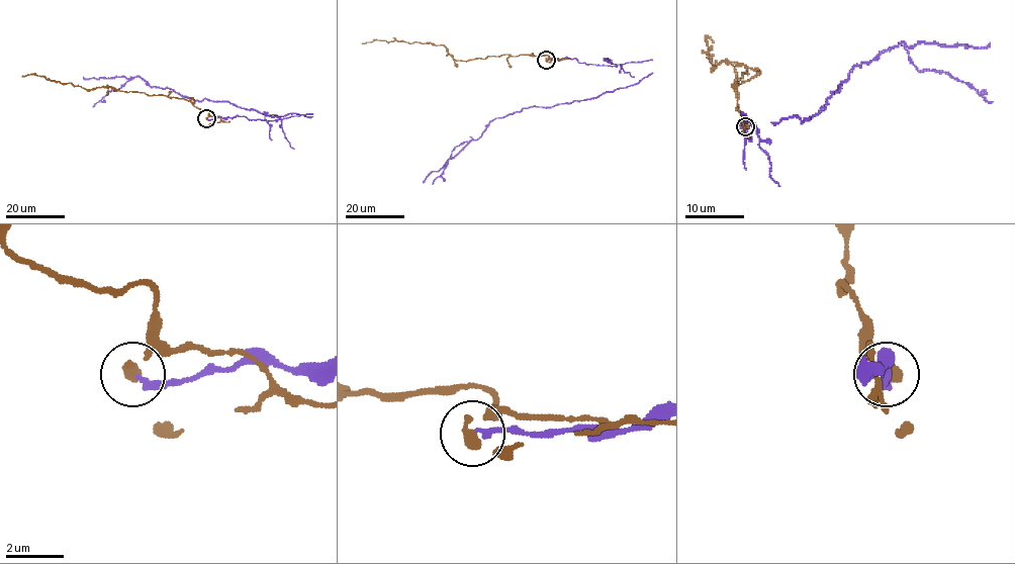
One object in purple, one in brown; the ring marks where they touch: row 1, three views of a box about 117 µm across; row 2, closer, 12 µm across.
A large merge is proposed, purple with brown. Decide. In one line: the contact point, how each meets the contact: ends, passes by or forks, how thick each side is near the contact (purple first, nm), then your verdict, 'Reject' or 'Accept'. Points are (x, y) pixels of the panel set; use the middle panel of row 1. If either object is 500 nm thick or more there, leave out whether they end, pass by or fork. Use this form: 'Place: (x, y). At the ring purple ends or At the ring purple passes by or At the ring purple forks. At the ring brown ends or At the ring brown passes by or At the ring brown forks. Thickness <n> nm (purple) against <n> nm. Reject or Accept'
Place: (546, 60). At the ring purple ends. At the ring brown ends. Thickness 200 nm (purple) against 400 nm. Reject

